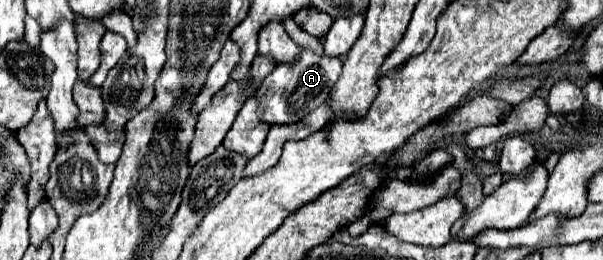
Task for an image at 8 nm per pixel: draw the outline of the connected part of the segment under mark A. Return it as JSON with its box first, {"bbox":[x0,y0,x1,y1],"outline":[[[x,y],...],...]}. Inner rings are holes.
{"bbox":[255,49,343,125],"outline":[[[309,49],[301,51],[299,61],[287,63],[287,65],[277,65],[273,69],[273,73],[269,73],[261,81],[261,87],[255,93],[259,99],[259,119],[267,125],[297,123],[299,119],[303,119],[303,115],[309,115],[311,111],[315,111],[315,107],[319,107],[319,103],[327,101],[339,73],[341,73],[341,65],[343,65],[341,59],[327,57],[327,55],[317,57]],[[273,87],[275,87],[275,95],[279,97],[277,101],[285,101],[285,103],[273,103]]]}

